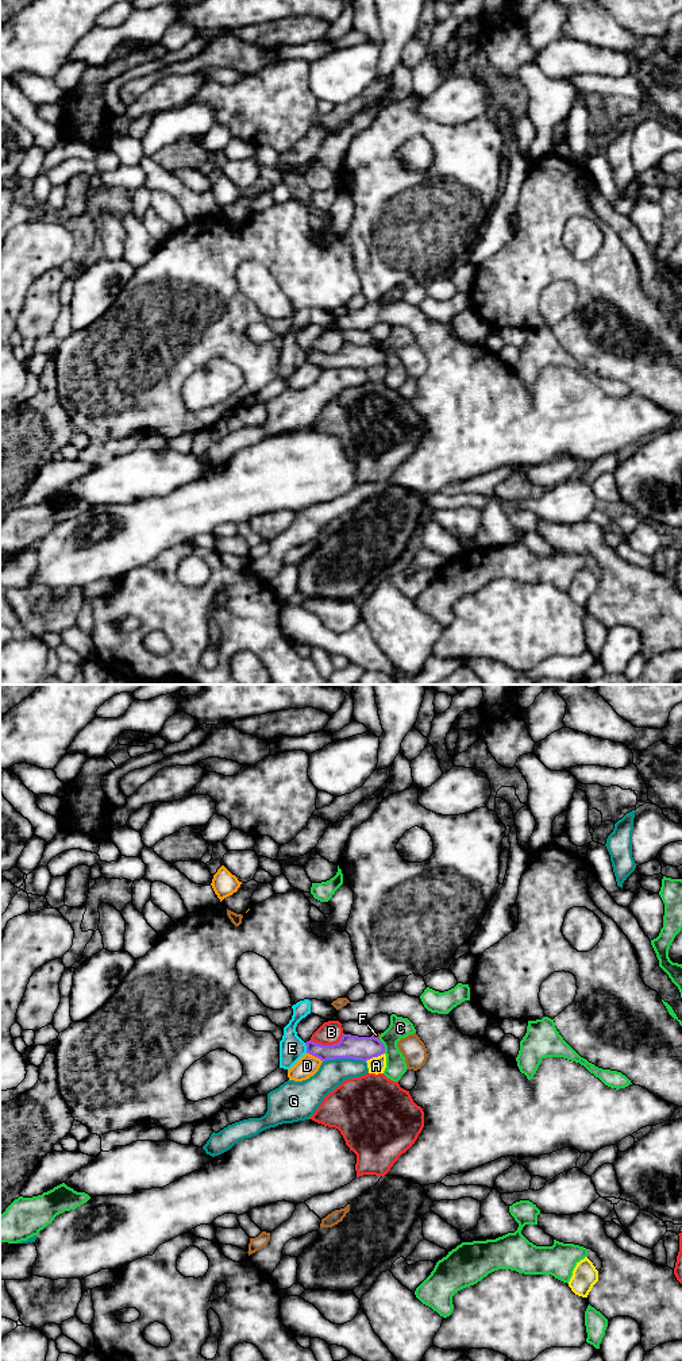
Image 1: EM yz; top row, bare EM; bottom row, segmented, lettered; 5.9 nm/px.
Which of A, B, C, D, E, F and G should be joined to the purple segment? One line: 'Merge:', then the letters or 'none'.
Merge: none

